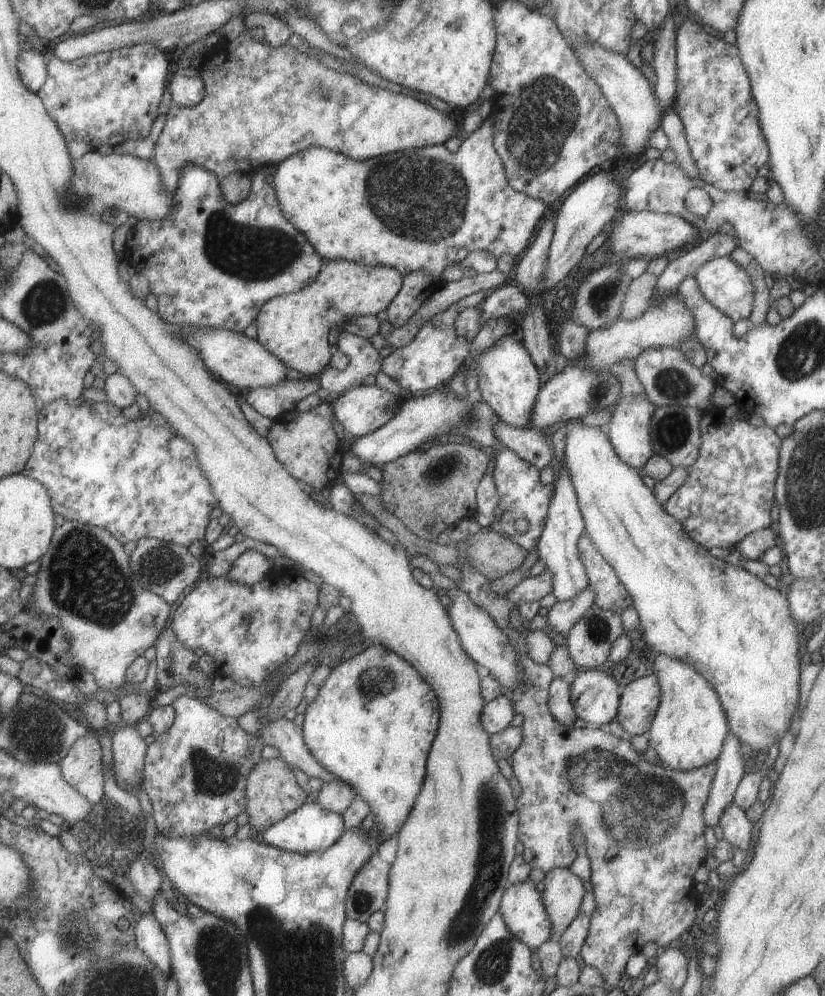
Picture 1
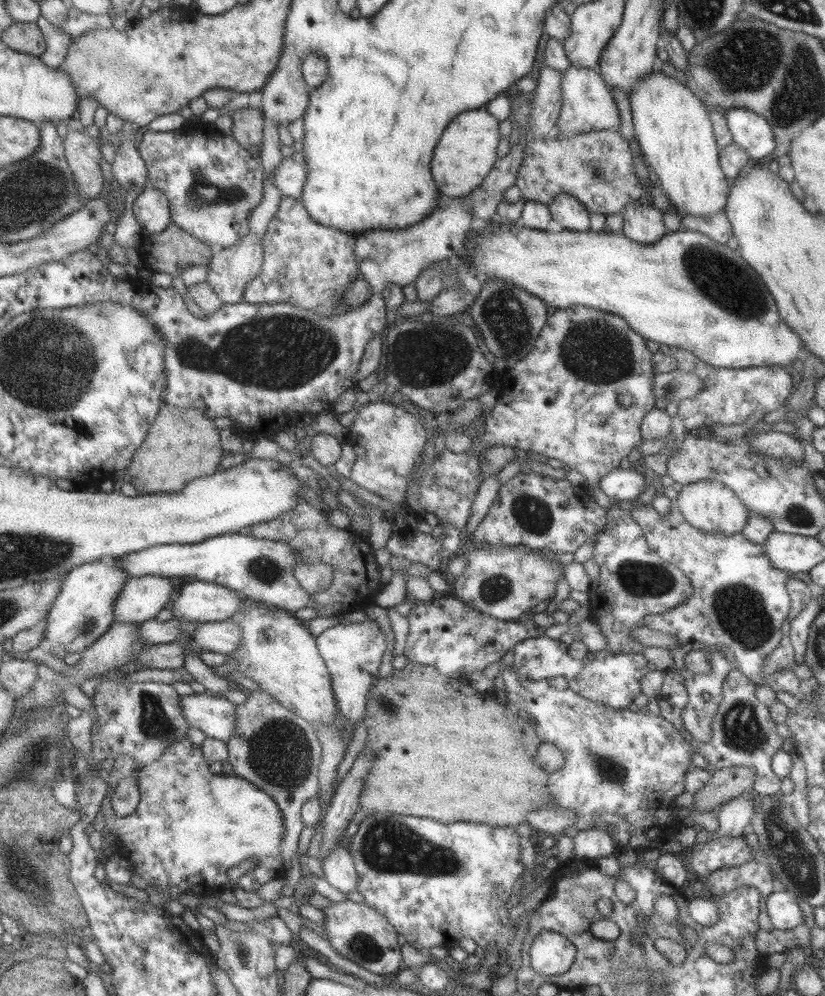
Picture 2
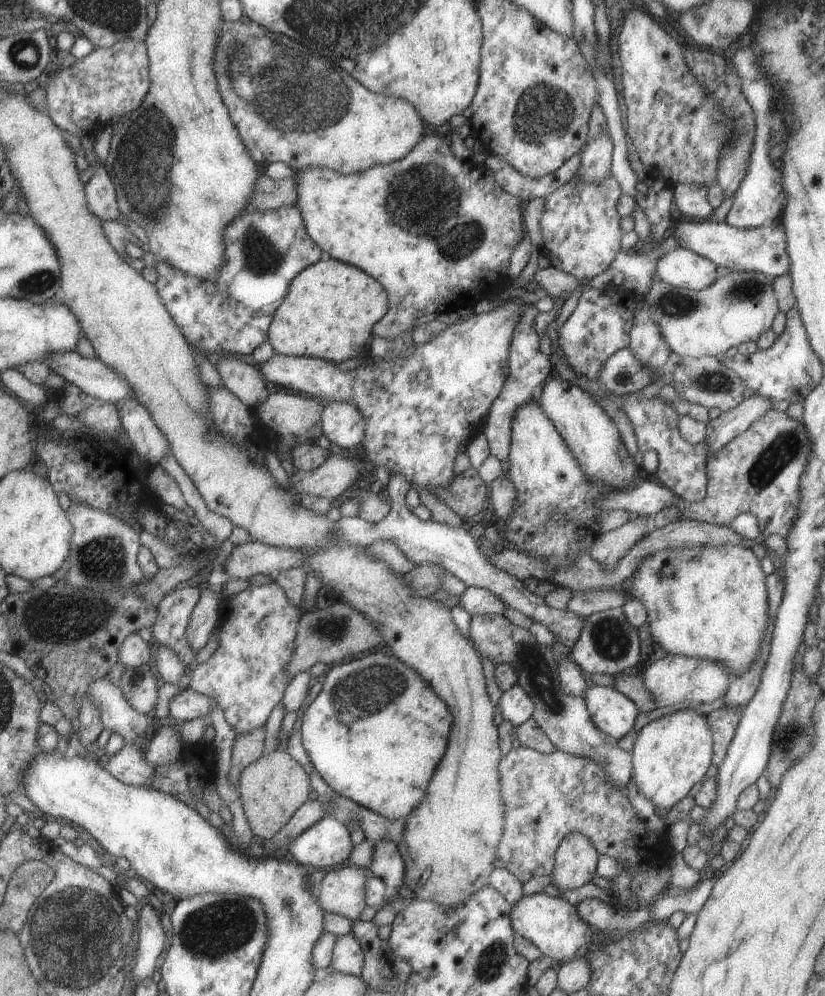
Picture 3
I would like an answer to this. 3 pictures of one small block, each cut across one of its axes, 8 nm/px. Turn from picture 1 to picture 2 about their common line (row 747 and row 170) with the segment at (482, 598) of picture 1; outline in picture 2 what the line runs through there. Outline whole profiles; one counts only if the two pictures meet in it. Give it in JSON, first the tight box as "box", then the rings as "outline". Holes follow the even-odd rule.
{"box":[512,93,646,216],"outline":[[[526,93],[526,94],[518,94],[518,97],[520,97],[519,105],[515,111],[515,114],[513,115],[512,110],[512,116],[514,116],[515,120],[519,124],[520,128],[520,135],[524,135],[526,139],[528,139],[528,144],[524,146],[524,160],[522,160],[522,164],[520,164],[520,170],[516,172],[516,185],[518,185],[518,188],[522,191],[522,194],[524,196],[525,200],[531,200],[536,201],[544,204],[551,203],[552,200],[556,199],[556,197],[560,196],[562,193],[566,193],[570,196],[574,196],[586,206],[586,209],[592,212],[597,212],[600,214],[604,214],[606,216],[613,215],[616,213],[621,213],[622,210],[624,210],[624,207],[630,203],[630,201],[636,201],[640,197],[644,196],[646,194],[646,189],[642,187],[640,184],[640,180],[636,176],[636,172],[634,172],[634,161],[633,161],[633,152],[630,149],[629,142],[622,136],[618,130],[599,130],[599,131],[590,131],[590,132],[582,132],[582,134],[574,134],[574,136],[570,136],[570,138],[562,138],[560,134],[558,133],[553,138],[532,138],[530,136],[530,113],[532,113],[532,101],[534,101],[533,93]]]}

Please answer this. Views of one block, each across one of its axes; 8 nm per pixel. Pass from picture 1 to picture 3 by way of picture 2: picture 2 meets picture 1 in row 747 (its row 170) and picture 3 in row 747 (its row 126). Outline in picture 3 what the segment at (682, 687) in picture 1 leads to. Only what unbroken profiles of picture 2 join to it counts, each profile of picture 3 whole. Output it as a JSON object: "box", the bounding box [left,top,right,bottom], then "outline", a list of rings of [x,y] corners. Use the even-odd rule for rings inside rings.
{"box":[633,708,713,813],"outline":[[[688,708],[647,723],[637,734],[633,777],[639,791],[651,800],[658,813],[667,812],[706,775],[713,759],[713,734],[706,711]]]}

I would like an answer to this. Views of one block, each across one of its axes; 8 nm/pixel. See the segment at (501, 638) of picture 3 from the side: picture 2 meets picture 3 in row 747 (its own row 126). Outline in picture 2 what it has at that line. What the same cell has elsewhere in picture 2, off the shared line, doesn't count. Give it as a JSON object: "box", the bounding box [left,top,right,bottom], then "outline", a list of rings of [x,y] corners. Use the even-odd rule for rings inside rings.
{"box":[556,65,620,138],"outline":[[[571,65],[562,75],[561,86],[562,110],[558,115],[556,127],[562,138],[570,138],[570,136],[582,134],[582,132],[619,130],[620,112],[617,102],[598,70]]]}

